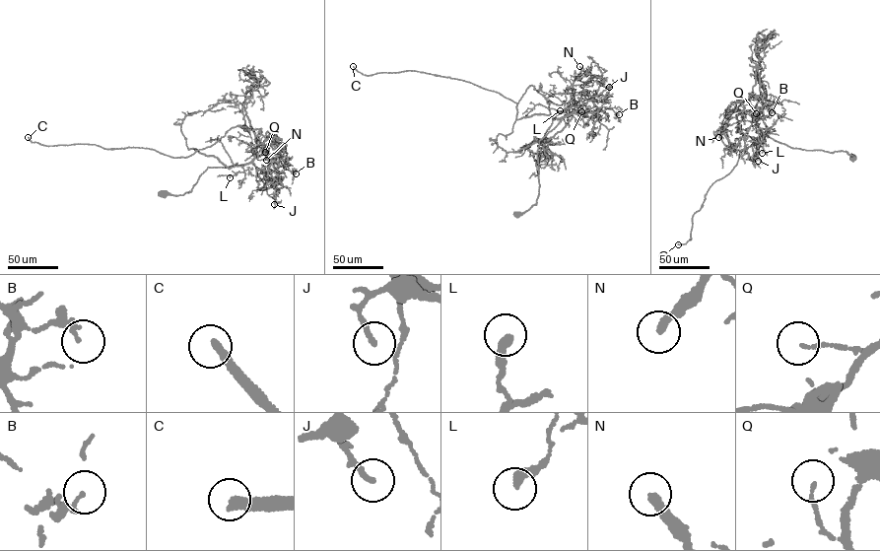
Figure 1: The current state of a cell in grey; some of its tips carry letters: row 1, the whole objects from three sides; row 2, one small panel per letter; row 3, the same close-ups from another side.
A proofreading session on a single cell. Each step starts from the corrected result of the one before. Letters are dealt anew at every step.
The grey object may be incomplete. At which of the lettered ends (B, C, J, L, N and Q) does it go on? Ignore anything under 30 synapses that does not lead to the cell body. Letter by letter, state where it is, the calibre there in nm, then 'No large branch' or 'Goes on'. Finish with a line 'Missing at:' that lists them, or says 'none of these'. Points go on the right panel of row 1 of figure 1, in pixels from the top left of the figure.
B: Place: (772, 112). Thickness 160 nm. No large branch
C: Place: (678, 244). Thickness 280 nm. Goes on
J: Place: (758, 161). Thickness 180 nm. No large branch
L: Place: (762, 153). Thickness 320 nm. No large branch
N: Place: (718, 137). Thickness 280 nm. Goes on
Q: Place: (756, 113). Thickness 110 nm. No large branch
Missing at: C, N

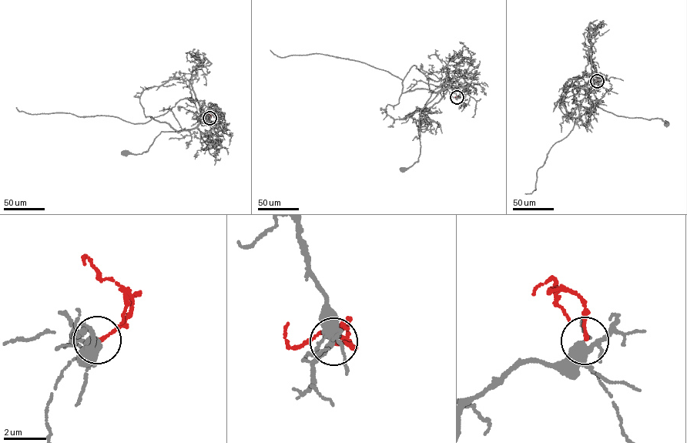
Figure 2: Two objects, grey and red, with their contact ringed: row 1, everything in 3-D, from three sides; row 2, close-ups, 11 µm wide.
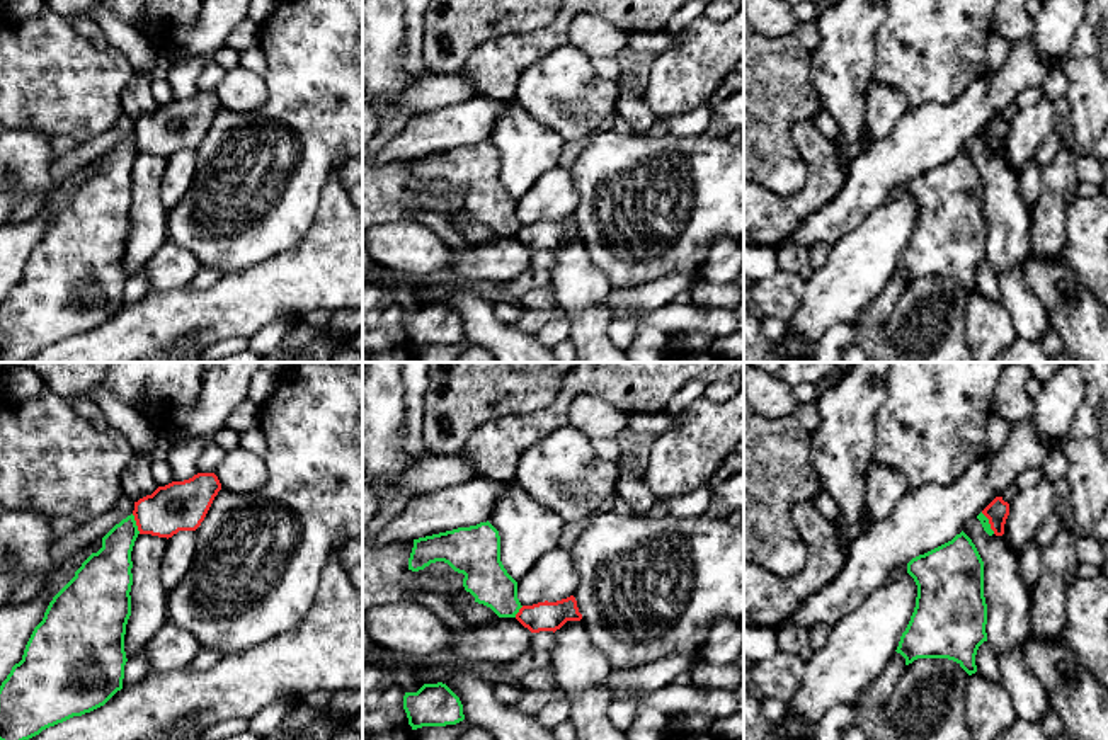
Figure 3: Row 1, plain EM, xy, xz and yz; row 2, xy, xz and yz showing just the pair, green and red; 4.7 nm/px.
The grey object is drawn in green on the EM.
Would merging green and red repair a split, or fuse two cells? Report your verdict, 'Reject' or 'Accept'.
Reject

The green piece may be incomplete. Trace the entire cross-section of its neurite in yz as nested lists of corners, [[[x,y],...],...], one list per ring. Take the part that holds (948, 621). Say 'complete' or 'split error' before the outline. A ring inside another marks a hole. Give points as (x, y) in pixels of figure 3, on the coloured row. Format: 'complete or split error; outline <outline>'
complete; outline [[[962,531],[951,541],[912,558],[907,563],[907,573],[917,585],[917,597],[911,621],[895,652],[905,658],[905,665],[917,658],[948,658],[957,662],[968,675],[975,674],[977,650],[987,641],[987,604],[984,597],[984,561],[972,539]]]

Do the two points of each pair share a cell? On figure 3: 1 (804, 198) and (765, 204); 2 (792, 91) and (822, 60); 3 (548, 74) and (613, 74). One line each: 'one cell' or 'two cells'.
1: one cell
2: two cells
3: two cells

